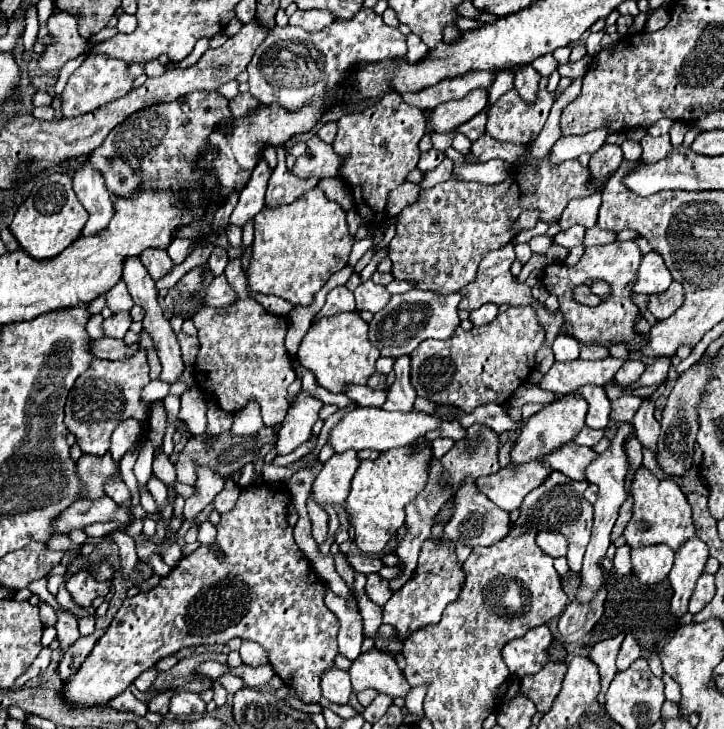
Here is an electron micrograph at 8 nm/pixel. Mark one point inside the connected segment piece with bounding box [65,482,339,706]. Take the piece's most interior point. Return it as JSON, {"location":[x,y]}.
{"location":[261,588]}

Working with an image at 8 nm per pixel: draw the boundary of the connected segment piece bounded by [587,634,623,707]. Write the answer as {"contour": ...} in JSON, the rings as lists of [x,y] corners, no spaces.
{"contour":[[[623,634],[615,636],[615,638],[609,638],[609,640],[603,640],[603,642],[597,642],[591,652],[587,654],[591,662],[597,664],[599,668],[599,674],[601,678],[601,692],[599,693],[598,700],[601,707],[604,707],[605,692],[607,691],[617,668],[615,668],[615,658],[619,654],[619,646],[623,642]]]}

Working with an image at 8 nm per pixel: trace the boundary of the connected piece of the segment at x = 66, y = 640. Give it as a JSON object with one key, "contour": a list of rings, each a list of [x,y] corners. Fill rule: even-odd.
{"contour":[[[57,612],[57,616],[59,616],[59,620],[55,624],[57,642],[59,642],[59,648],[61,648],[61,654],[65,654],[65,650],[69,650],[69,646],[73,642],[77,642],[77,638],[81,634],[79,634],[79,628],[77,628],[77,620],[71,614]]]}

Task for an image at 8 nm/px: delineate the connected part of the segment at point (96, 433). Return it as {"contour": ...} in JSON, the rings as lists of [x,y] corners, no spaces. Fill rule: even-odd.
{"contour":[[[139,348],[137,354],[123,360],[93,360],[93,366],[77,378],[73,390],[69,392],[65,404],[65,426],[77,438],[83,454],[103,456],[109,452],[109,438],[113,430],[127,418],[135,418],[141,426],[141,436],[145,436],[149,426],[151,404],[141,402],[141,390],[149,384],[149,364],[147,350]]]}

